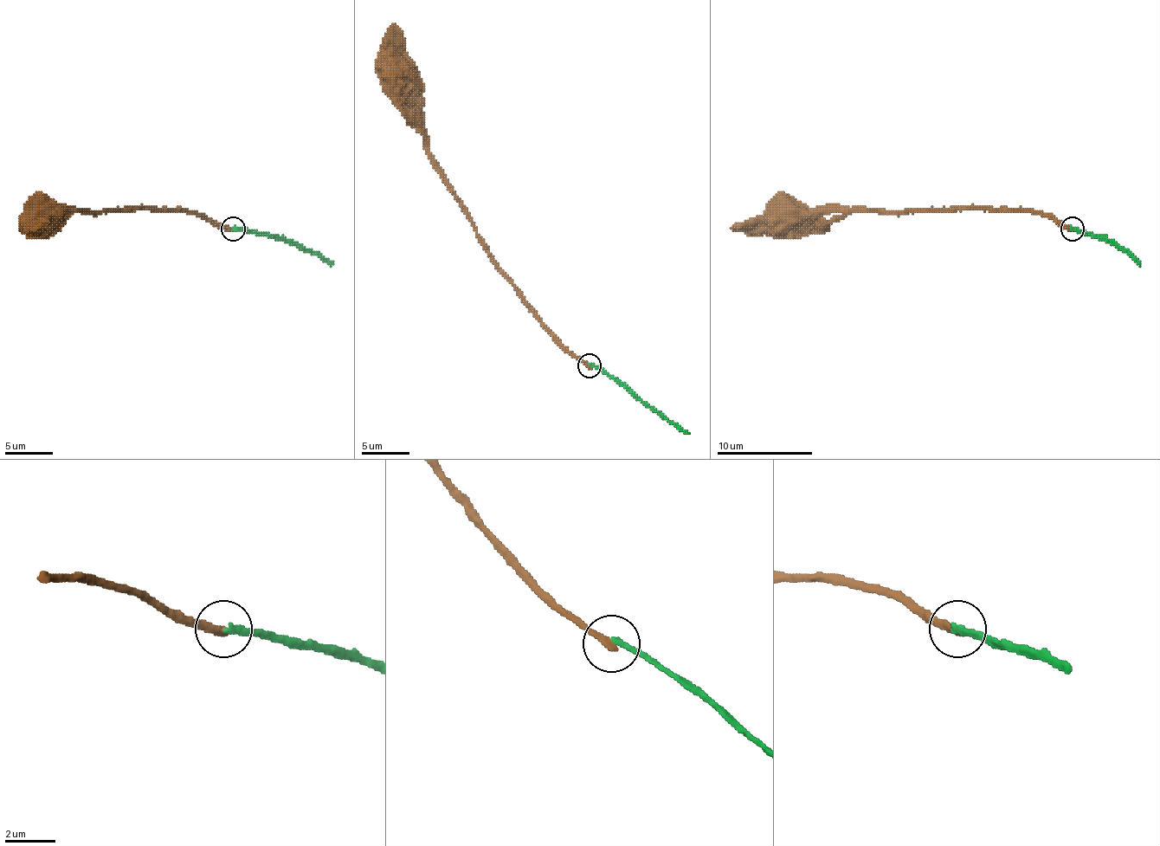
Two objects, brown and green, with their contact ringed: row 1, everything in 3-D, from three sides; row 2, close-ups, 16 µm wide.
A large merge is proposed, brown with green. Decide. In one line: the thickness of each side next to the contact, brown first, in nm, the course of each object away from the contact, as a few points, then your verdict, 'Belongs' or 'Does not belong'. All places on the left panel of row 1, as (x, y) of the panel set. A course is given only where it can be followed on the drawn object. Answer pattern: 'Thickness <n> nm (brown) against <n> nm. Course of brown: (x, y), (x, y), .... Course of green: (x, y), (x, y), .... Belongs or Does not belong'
Thickness 320 nm (brown) against 220 nm. Course of brown: (232, 228), (218, 228), (203, 216), (187, 211), (141, 209), (72, 211), (55, 221), (46, 218). Course of green: (232, 228), (293, 240), (333, 264). Does not belong

